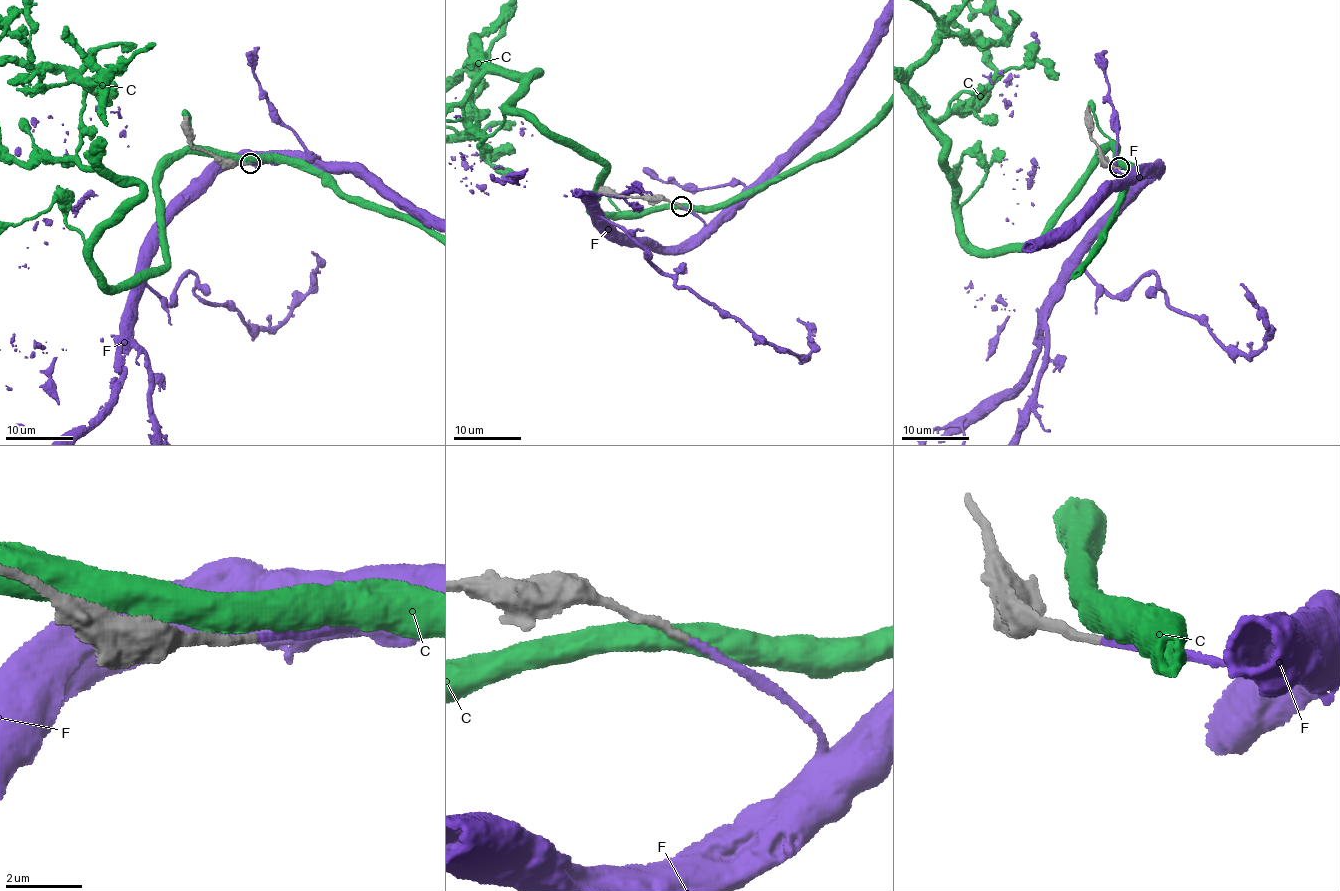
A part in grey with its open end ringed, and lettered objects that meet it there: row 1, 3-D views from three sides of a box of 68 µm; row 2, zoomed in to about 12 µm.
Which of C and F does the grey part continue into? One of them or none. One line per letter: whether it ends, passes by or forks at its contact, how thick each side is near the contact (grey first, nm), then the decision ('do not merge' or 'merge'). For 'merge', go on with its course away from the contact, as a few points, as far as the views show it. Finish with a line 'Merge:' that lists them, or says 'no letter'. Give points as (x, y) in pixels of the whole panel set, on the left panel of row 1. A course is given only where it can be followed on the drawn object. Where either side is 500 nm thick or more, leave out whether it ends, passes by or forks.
C: 240 nm thick on the grey side, 550 nm on the other; do not merge
F: it ends there; 200 nm thick on the grey side, 200 nm on the other; merge
Merge: F

